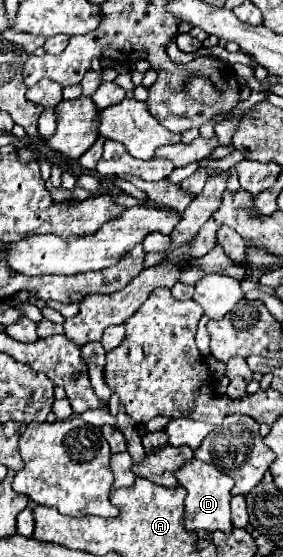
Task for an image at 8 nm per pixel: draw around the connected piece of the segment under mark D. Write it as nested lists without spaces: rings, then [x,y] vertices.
[[[190,460],[186,462],[178,472],[176,472],[176,478],[180,482],[180,486],[184,486],[188,490],[188,496],[186,496],[186,514],[184,514],[184,528],[188,532],[198,532],[198,530],[204,530],[204,532],[224,532],[224,534],[230,534],[230,530],[234,530],[232,526],[232,518],[230,518],[230,490],[234,486],[232,478],[224,472],[220,472],[216,466],[210,466],[210,464],[204,464],[200,460]]]

